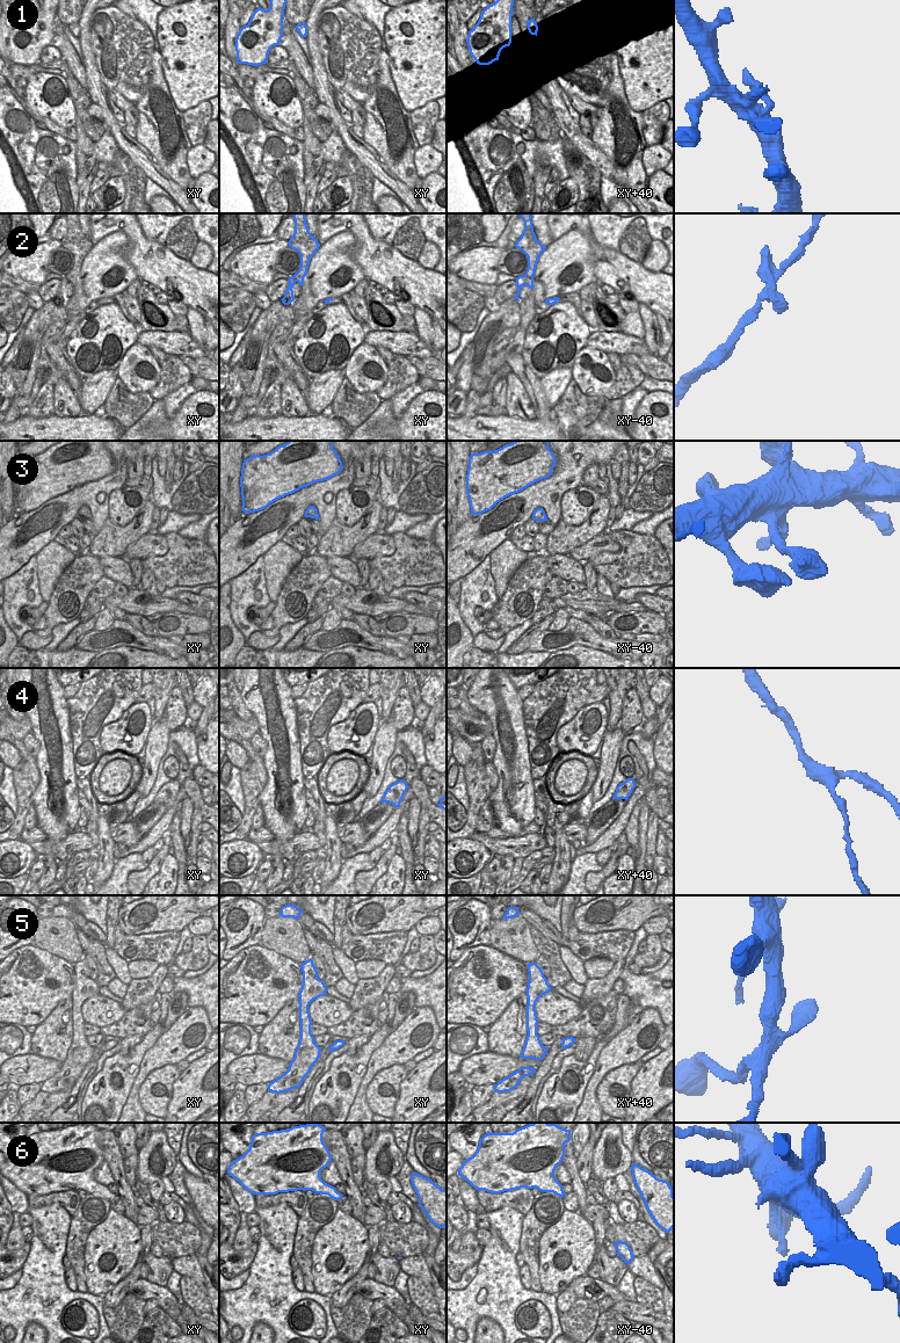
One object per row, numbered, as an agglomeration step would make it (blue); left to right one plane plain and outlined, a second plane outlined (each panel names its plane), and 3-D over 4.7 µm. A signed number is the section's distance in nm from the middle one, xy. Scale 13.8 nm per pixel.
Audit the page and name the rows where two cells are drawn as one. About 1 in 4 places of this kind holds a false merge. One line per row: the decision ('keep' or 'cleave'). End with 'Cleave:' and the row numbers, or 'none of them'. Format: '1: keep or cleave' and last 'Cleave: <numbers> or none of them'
1: keep
2: keep
3: keep
4: keep
5: keep
6: cleave
Cleave: 6

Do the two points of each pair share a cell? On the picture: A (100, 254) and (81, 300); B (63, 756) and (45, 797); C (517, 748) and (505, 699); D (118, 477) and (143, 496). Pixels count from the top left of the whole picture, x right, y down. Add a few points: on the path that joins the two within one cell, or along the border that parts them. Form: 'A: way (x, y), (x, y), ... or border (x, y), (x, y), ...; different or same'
A: way (100, 266), (100, 273), (84, 289); same
B: way (63, 772), (60, 779), (46, 771), (45, 781); same
C: way (515, 737), (507, 711); same
D: border (123, 485), (109, 494), (108, 508); different

